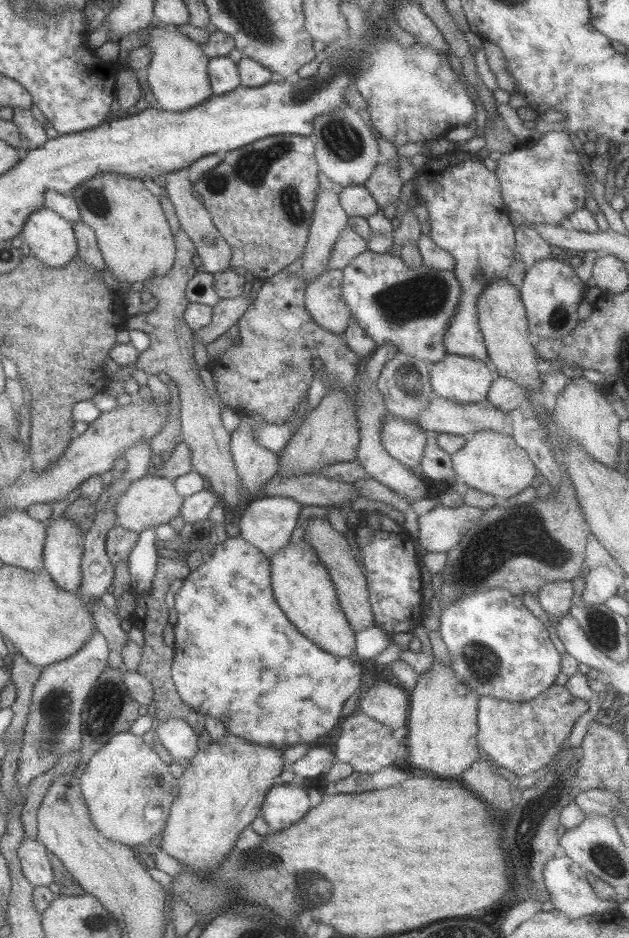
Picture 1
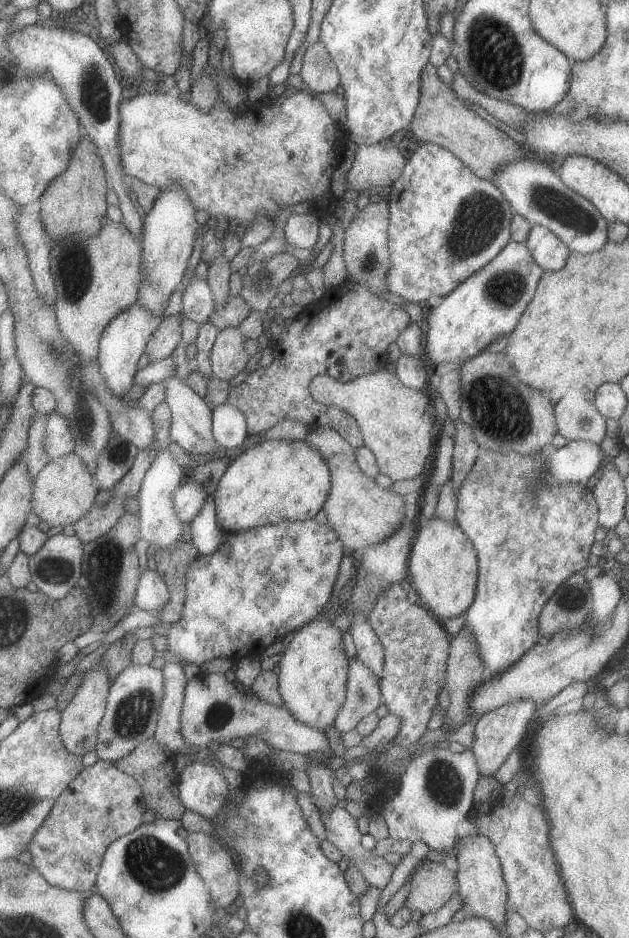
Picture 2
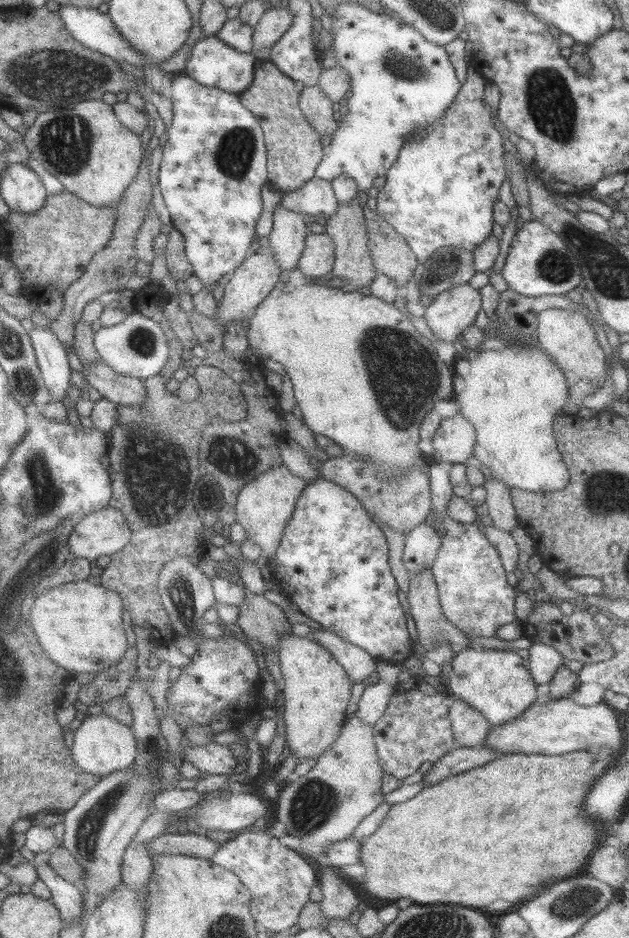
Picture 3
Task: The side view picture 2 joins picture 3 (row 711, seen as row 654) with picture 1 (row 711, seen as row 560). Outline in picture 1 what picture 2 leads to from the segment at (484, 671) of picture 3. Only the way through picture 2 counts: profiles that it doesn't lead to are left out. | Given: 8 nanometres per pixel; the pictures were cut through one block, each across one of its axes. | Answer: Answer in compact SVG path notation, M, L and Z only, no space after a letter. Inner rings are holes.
M552 684L548 690L526 702L508 702L481 697L478 702L477 739L494 764L506 774L532 775L546 767L563 742L568 739L574 723L588 712L588 702L574 697L566 686Z

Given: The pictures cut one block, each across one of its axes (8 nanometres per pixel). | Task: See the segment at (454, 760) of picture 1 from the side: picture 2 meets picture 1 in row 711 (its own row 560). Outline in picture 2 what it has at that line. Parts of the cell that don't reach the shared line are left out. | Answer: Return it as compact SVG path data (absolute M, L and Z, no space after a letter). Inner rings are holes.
M436 514L424 525L418 526L417 531L418 535L412 542L408 570L410 581L419 594L421 604L442 623L448 618L461 616L470 608L476 594L478 576L476 547L456 521L448 522Z

